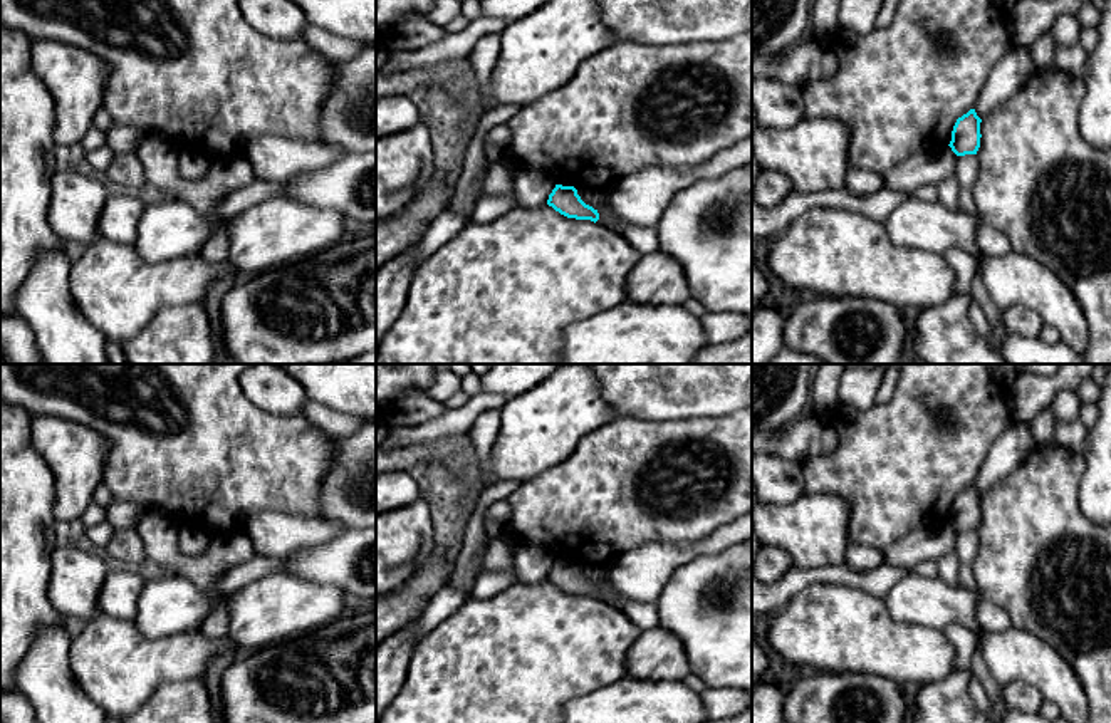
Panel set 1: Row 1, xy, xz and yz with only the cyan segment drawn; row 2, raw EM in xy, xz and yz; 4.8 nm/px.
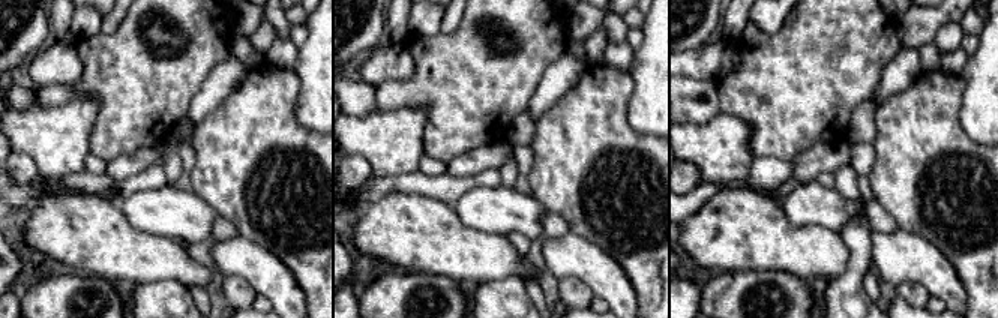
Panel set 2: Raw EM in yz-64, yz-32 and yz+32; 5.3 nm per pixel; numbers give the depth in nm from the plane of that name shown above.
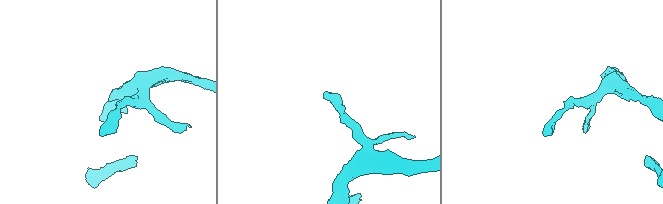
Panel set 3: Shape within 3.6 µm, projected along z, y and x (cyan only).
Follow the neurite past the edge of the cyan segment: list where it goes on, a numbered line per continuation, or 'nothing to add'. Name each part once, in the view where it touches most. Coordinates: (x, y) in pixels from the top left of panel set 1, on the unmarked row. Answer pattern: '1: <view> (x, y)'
nothing to add

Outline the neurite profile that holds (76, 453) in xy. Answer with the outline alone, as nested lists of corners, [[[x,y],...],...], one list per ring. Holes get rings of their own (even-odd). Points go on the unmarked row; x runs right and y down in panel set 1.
[[[54,416],[34,418],[30,438],[55,478],[55,520],[79,520],[102,483],[109,443],[89,426]]]

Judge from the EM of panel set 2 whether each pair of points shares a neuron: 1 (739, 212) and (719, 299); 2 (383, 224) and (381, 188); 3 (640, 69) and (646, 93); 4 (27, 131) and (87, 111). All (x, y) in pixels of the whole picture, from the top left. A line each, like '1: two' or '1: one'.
1: two
2: two
3: one
4: one

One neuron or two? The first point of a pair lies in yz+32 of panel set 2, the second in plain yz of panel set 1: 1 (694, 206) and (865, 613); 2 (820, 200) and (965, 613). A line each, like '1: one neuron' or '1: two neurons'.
1: two neurons
2: one neuron

